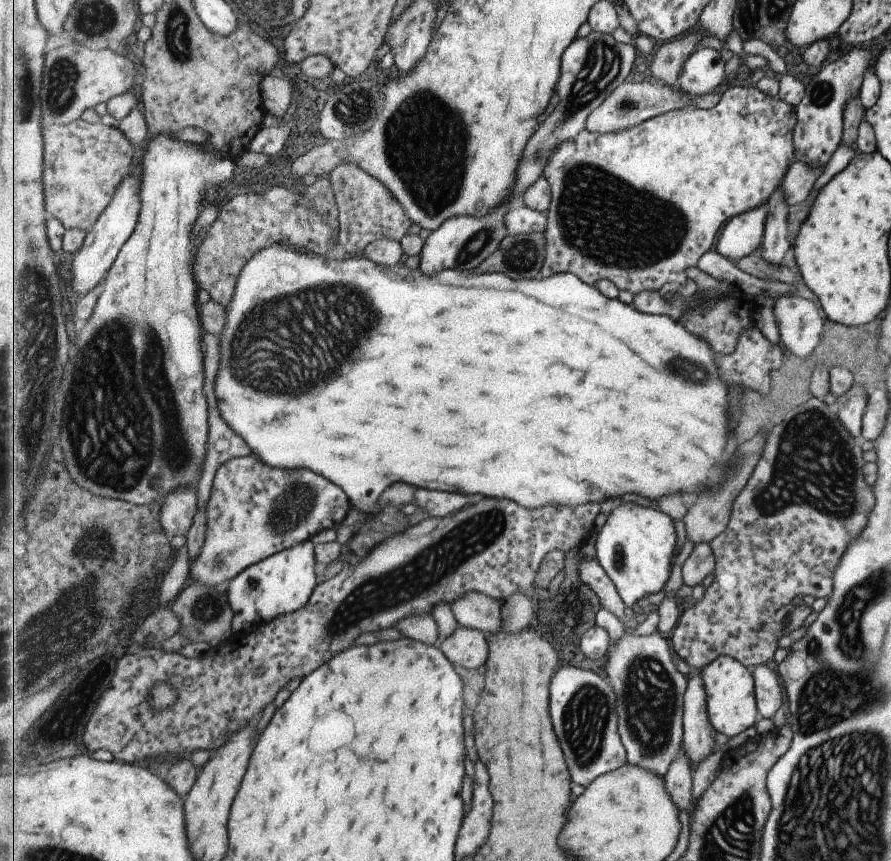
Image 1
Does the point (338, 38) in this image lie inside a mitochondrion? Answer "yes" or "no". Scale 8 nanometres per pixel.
no

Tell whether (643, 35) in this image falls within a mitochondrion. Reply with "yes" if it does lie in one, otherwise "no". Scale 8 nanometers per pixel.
no

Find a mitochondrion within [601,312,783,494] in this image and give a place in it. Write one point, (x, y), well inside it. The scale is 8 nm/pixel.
(670, 364)

